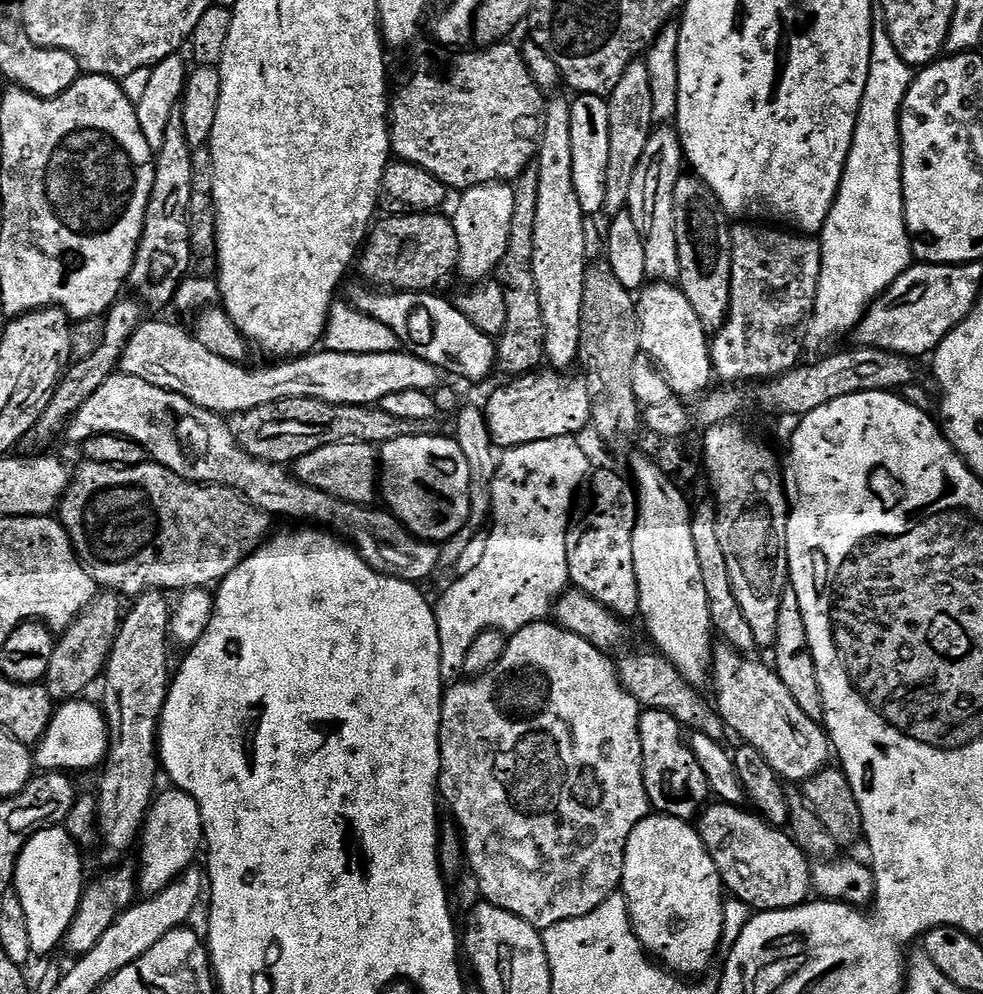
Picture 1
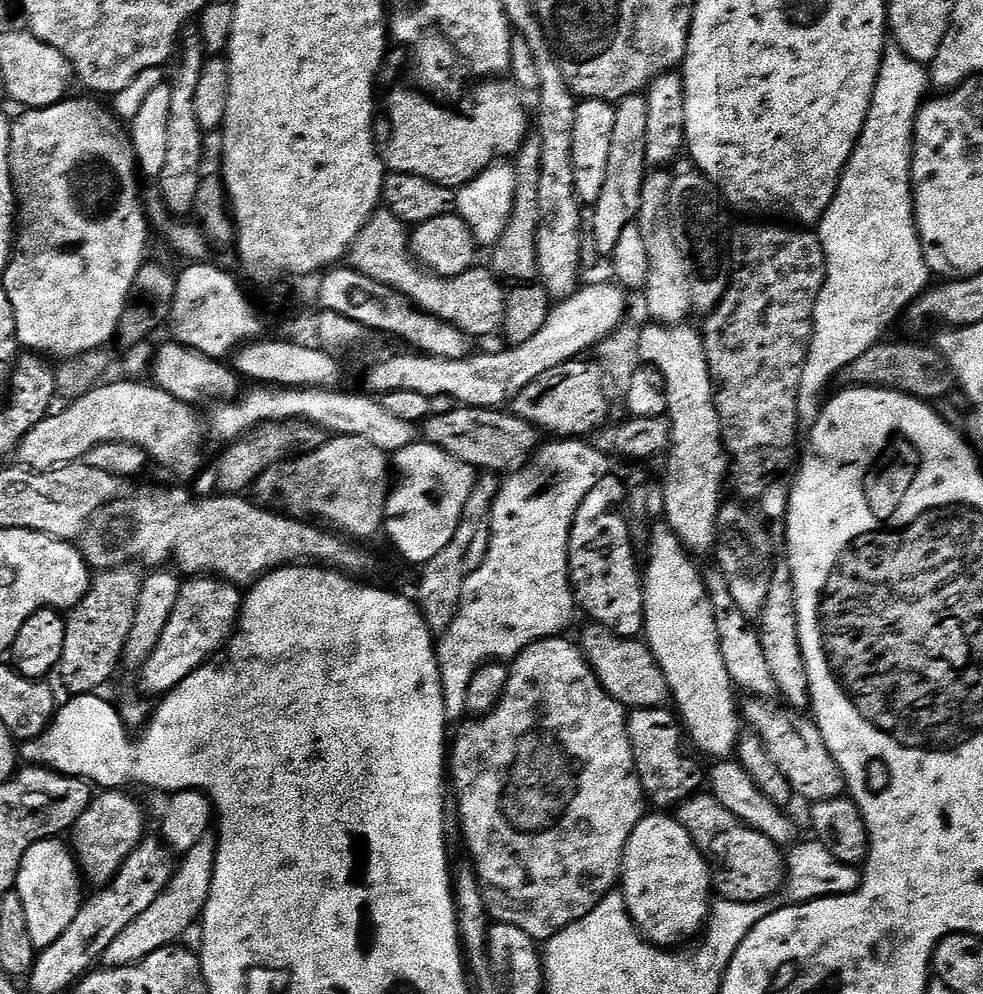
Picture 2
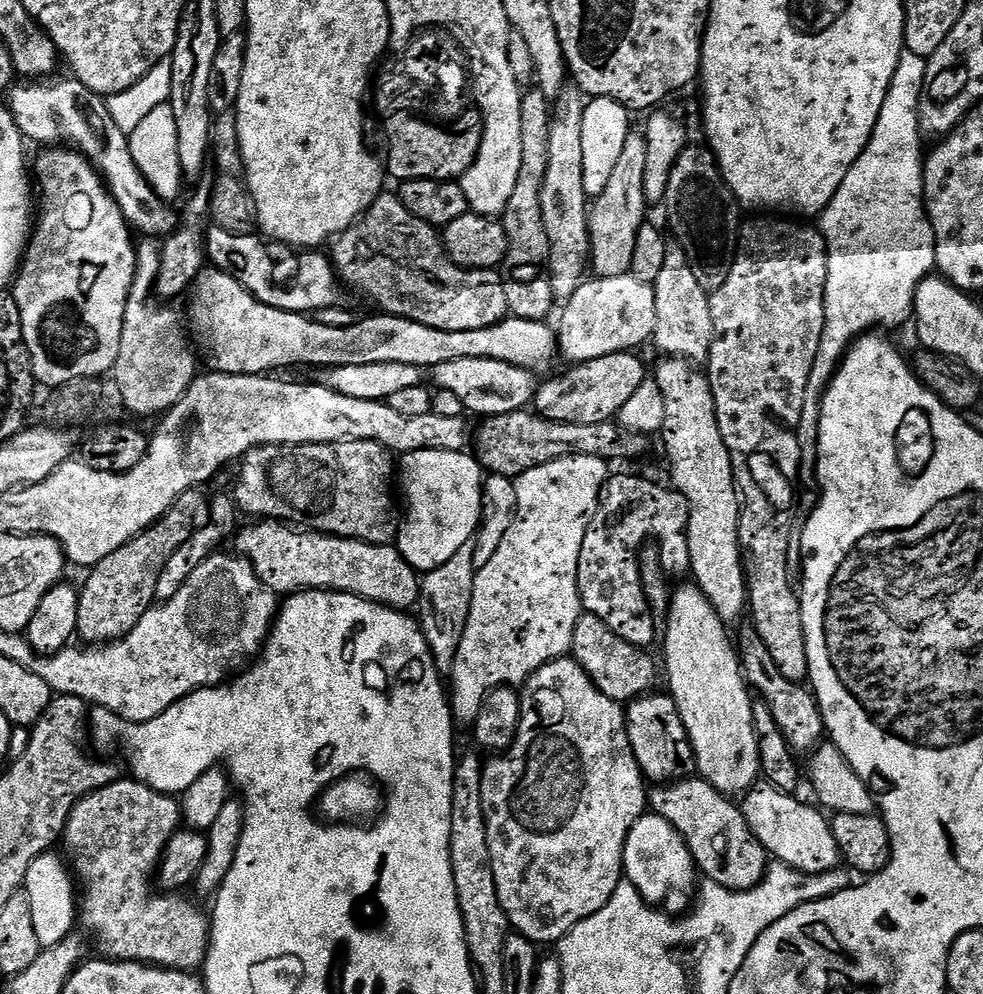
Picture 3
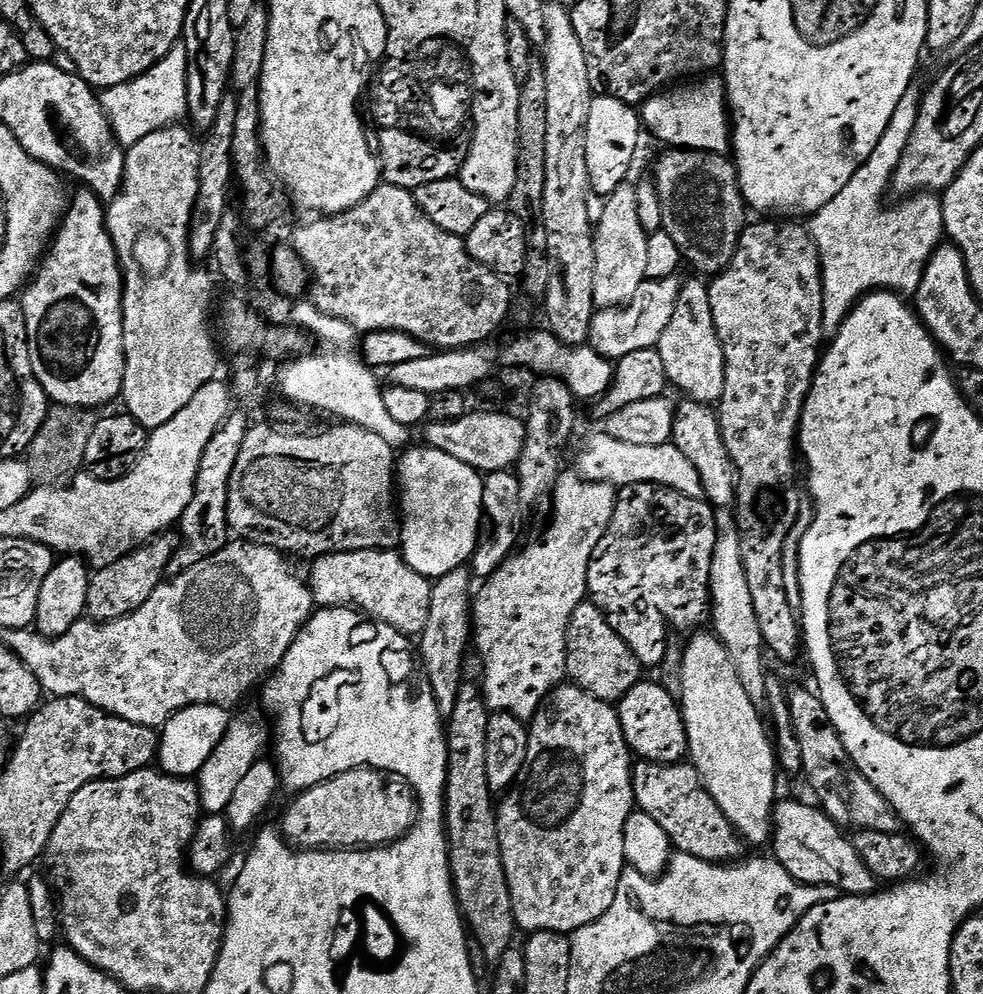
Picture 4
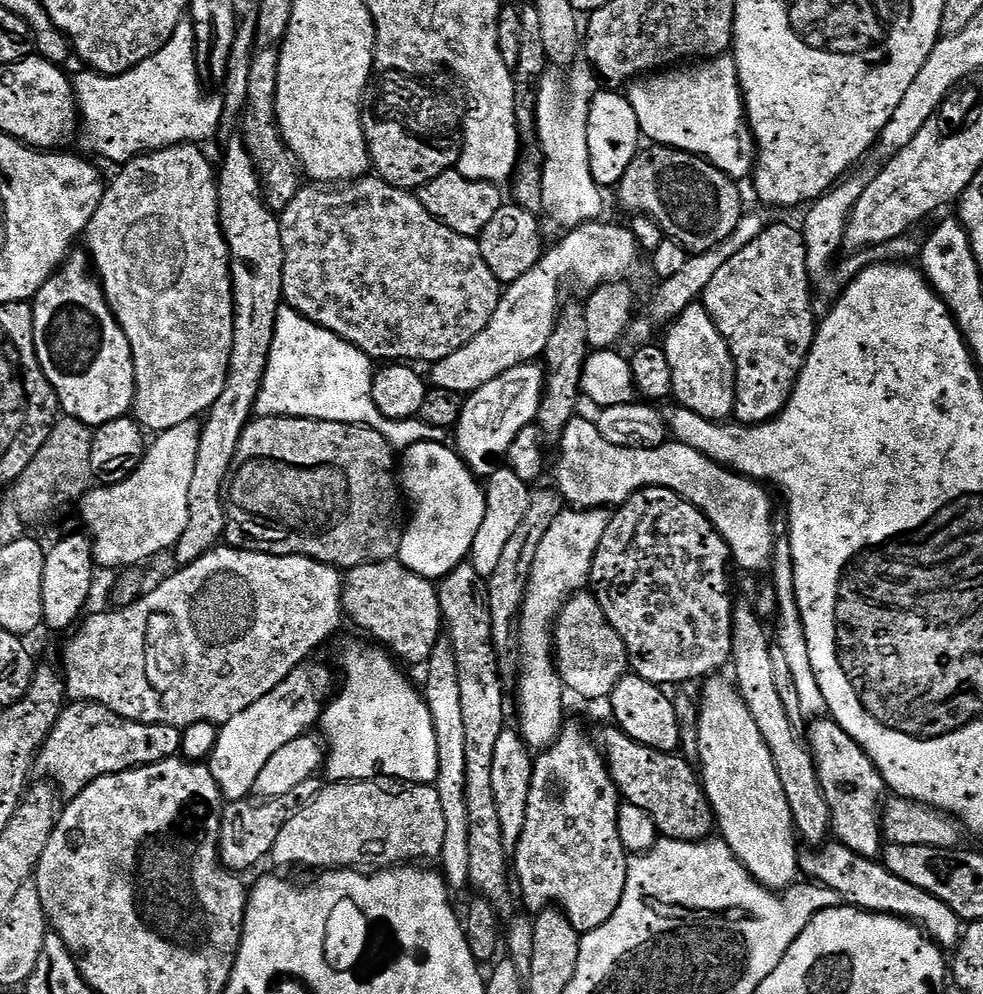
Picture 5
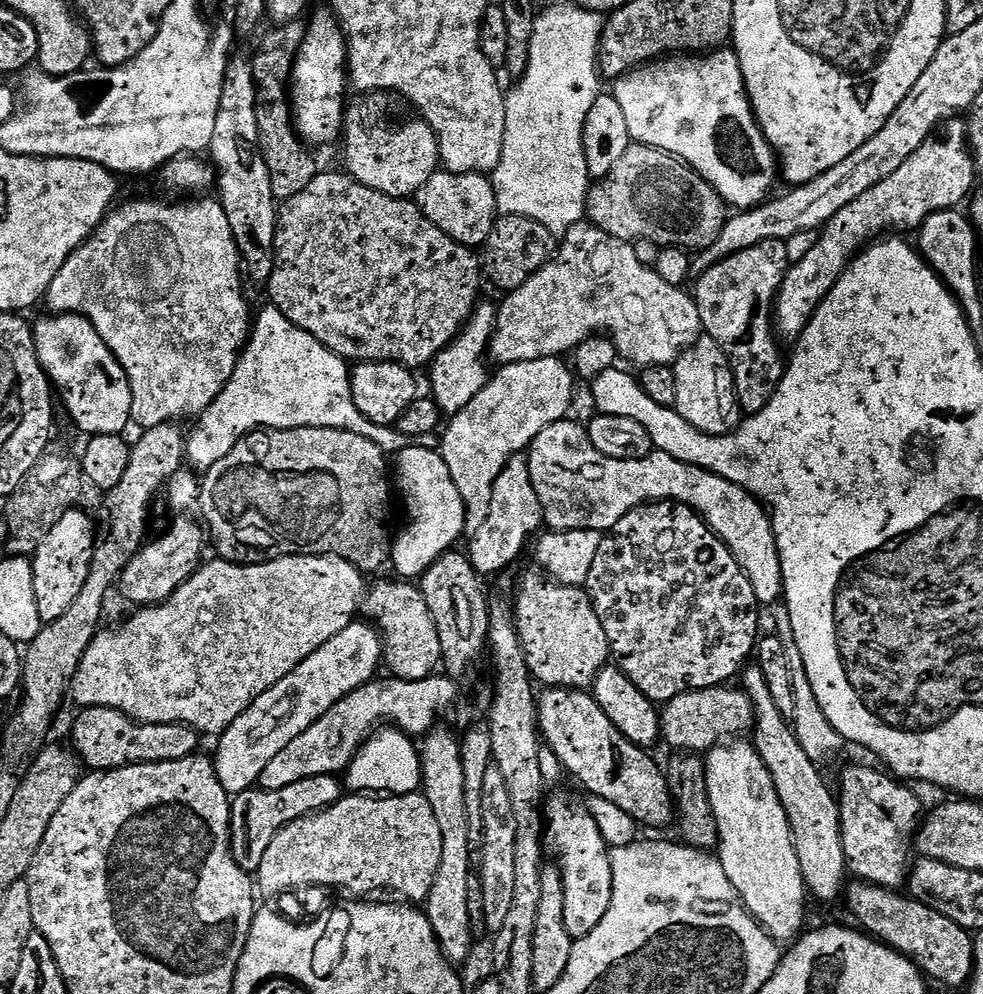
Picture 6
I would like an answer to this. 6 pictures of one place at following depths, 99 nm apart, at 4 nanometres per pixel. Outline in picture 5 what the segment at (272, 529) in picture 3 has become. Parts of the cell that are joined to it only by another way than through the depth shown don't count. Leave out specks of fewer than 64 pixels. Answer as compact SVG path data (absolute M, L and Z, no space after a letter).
M399 559L381 564L363 564L349 568L344 580L344 610L364 632L373 636L393 657L404 652L404 639L415 628L440 628L440 594L437 585L424 576L414 574Z

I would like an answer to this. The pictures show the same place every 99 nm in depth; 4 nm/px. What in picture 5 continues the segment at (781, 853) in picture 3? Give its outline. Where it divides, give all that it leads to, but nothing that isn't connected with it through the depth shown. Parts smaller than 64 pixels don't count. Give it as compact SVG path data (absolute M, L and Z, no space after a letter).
M839 842L827 843L817 852L820 852L817 856L803 853L799 857L799 871L823 887L834 889L847 905L864 911L889 912L892 916L909 919L923 928L941 949L952 950L959 945L962 935L960 916L940 899L926 894L926 890L918 890L918 886L902 882L898 874L890 874L879 859L866 858Z

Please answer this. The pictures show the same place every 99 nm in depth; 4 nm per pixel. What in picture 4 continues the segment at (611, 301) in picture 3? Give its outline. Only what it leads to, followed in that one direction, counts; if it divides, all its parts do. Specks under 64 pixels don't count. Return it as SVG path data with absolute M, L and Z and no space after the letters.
M676 276L665 280L645 279L642 286L628 303L614 308L601 308L592 318L589 326L587 343L599 356L617 362L624 355L636 350L656 348L662 338L662 330L670 324L670 317L674 314L674 306L678 302L681 281Z

